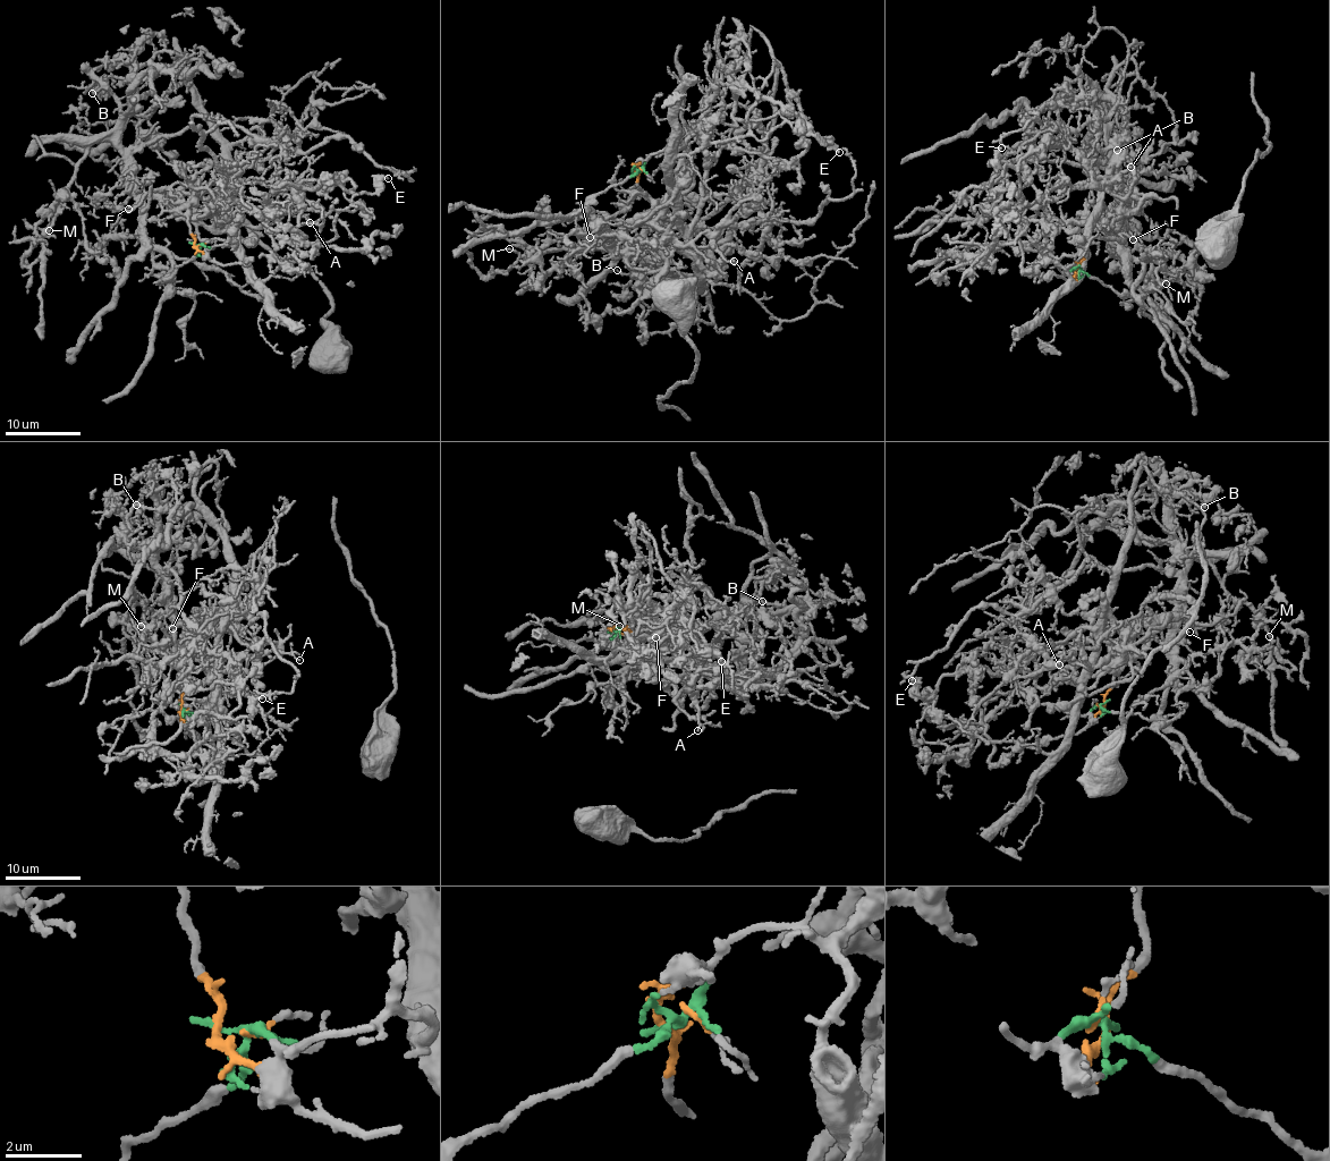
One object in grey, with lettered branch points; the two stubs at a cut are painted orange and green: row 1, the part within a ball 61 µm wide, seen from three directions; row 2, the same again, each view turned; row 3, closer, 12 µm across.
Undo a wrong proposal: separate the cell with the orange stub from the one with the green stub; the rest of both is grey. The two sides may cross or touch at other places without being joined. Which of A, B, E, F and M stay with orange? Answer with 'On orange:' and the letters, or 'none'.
On orange: A, B, F, M

